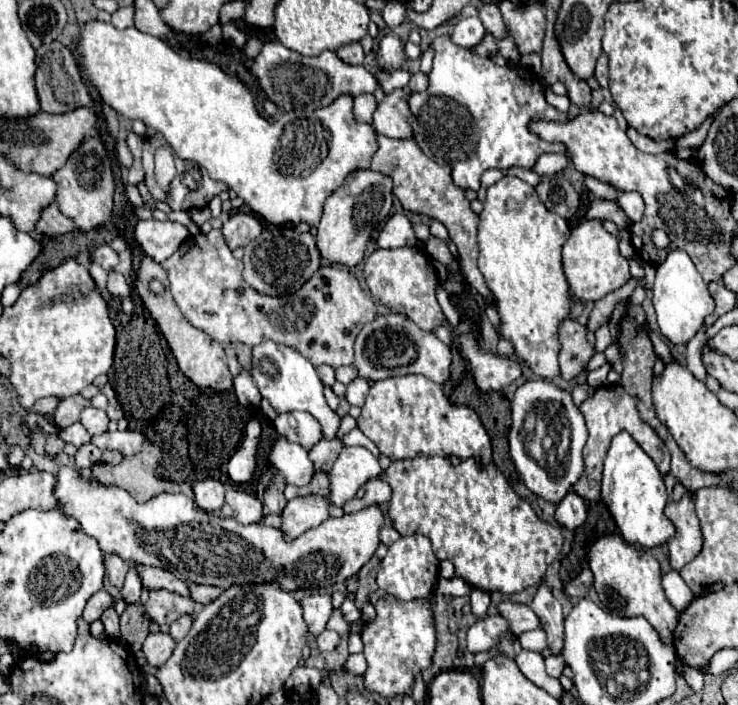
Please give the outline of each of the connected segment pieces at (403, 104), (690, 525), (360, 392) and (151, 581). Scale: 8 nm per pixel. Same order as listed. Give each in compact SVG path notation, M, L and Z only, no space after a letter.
M395 89L377 103L373 113L373 127L379 135L387 135L393 139L411 137L411 121L413 115L407 105L407 93L403 89Z
M685 493L681 501L669 501L665 507L665 515L677 529L677 535L669 541L670 566L680 571L681 565L691 561L693 553L699 553L703 547L701 527L691 493Z
M357 377L355 381L351 381L351 383L347 385L347 393L345 393L345 397L347 397L347 401L349 401L351 405L361 407L361 405L365 403L367 393L369 393L369 383L367 383L365 379Z
M135 565L135 571L137 571L139 579L143 581L145 589L167 589L167 591L175 591L185 597L189 595L189 585L165 569Z

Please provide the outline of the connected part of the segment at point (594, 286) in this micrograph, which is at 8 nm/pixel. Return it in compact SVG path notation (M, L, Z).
M583 219L573 229L569 241L563 247L563 265L565 265L565 275L575 299L599 301L601 297L619 289L631 279L627 259L621 257L617 243L619 239L607 233L599 219Z

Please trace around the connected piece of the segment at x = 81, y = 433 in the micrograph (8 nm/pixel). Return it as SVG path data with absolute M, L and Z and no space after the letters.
M73 423L71 427L61 429L61 431L59 431L59 437L61 437L65 443L73 443L75 447L81 447L81 445L89 443L89 433L85 431L85 427L83 427L81 423Z

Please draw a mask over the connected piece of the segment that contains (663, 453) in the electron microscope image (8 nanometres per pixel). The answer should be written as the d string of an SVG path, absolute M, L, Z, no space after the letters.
M621 385L617 387L599 387L589 399L585 399L581 405L579 405L581 413L585 415L585 421L587 421L587 429L589 429L589 439L587 439L587 445L583 449L583 461L585 461L585 471L581 475L581 479L573 485L573 491L577 495L581 495L587 503L595 503L601 499L601 473L603 473L603 459L607 455L607 449L611 445L611 439L615 435L619 435L621 431L627 431L641 447L643 451L655 461L657 469L661 471L661 475L667 475L669 473L669 463L671 463L671 455L665 447L665 443L655 435L655 431L643 423L639 419L639 413L637 413L637 407L635 407L635 397L627 395L625 389Z

